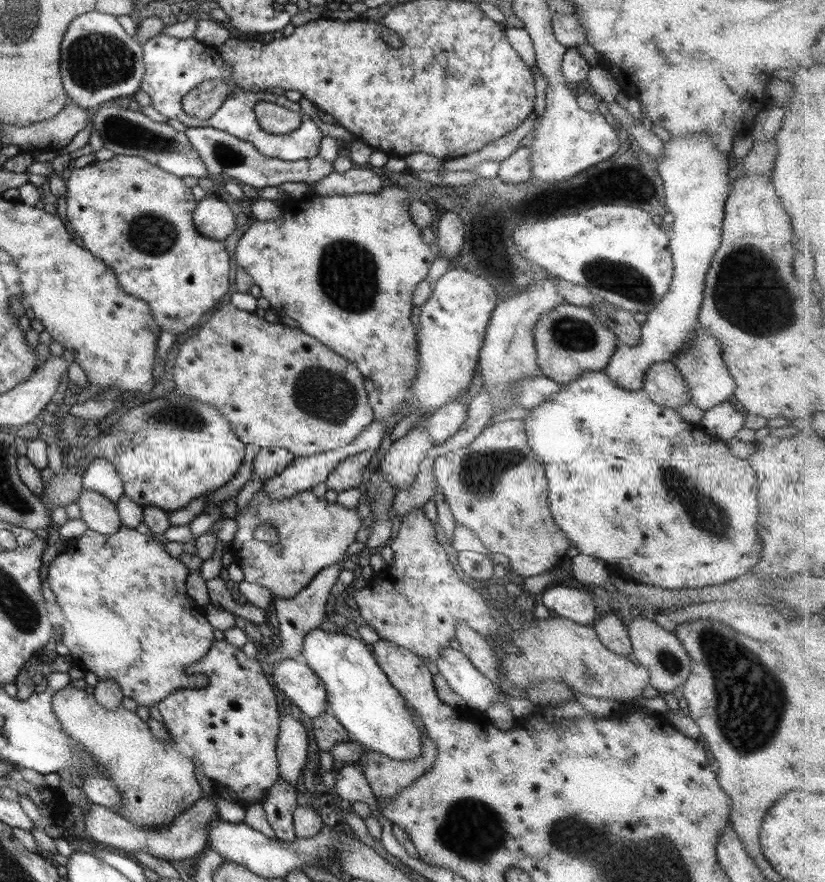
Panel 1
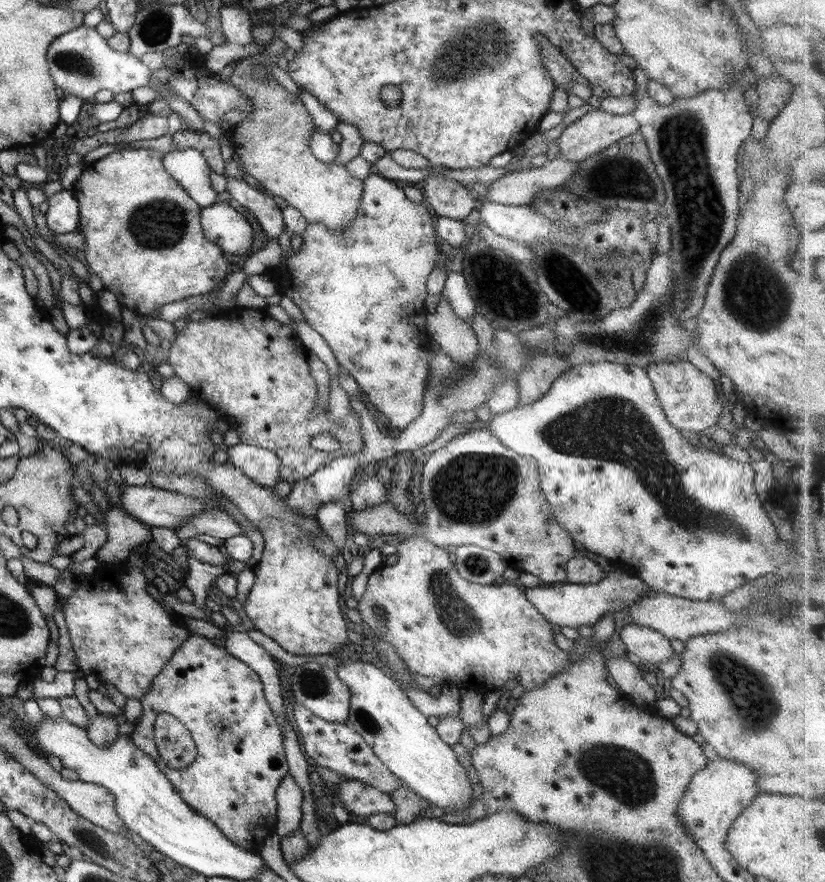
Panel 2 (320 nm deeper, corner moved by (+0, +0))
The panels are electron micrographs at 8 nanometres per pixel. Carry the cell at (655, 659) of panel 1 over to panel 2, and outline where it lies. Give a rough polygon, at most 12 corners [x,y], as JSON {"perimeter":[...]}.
{"perimeter":[[632,623],[621,628],[629,654],[651,668],[673,654],[668,638]]}

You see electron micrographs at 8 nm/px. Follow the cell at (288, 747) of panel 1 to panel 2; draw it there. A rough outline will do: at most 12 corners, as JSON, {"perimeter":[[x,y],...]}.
{"perimeter":[[286,774],[275,790],[279,839],[299,828],[302,792]]}

